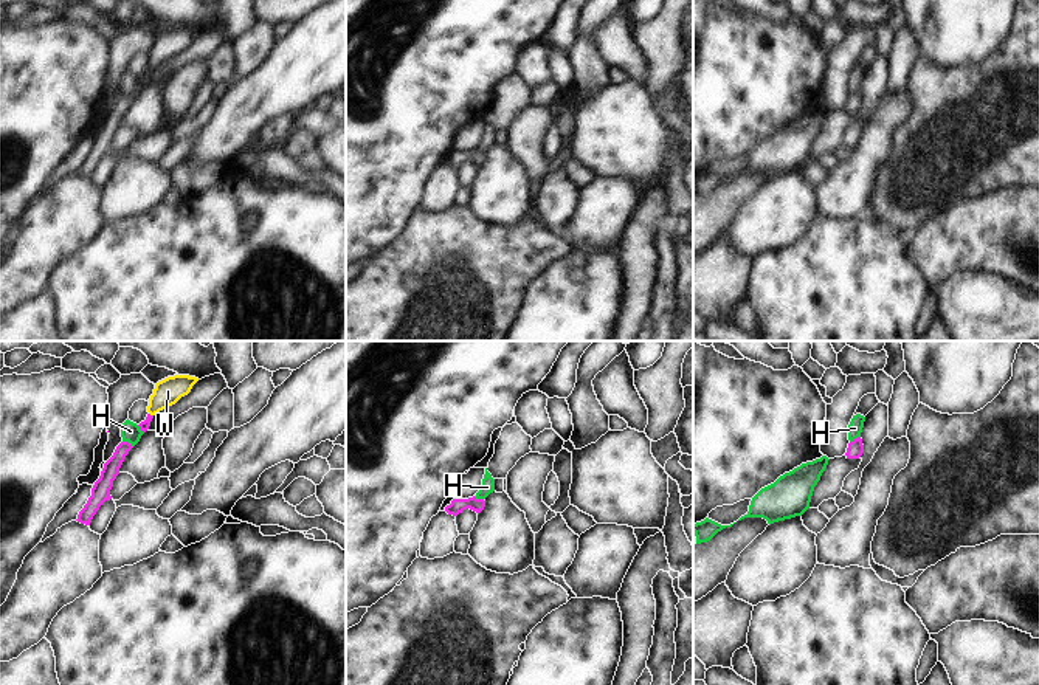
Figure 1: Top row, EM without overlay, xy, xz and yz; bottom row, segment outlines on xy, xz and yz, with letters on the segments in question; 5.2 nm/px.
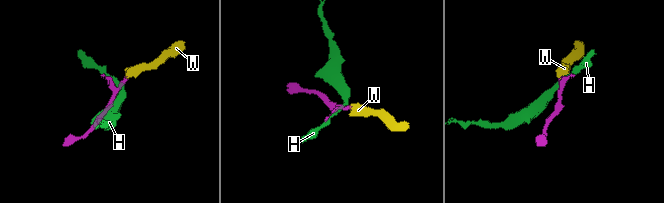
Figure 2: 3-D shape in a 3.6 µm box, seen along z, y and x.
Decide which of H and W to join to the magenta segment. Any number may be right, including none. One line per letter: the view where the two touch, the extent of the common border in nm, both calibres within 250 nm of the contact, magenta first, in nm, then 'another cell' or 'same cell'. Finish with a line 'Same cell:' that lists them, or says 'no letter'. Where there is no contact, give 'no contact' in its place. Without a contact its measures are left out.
H: xy | 70 nm | 90/100 nm | another cell
W: xy | 30 nm | 50/140 nm | same cell
Same cell: W

